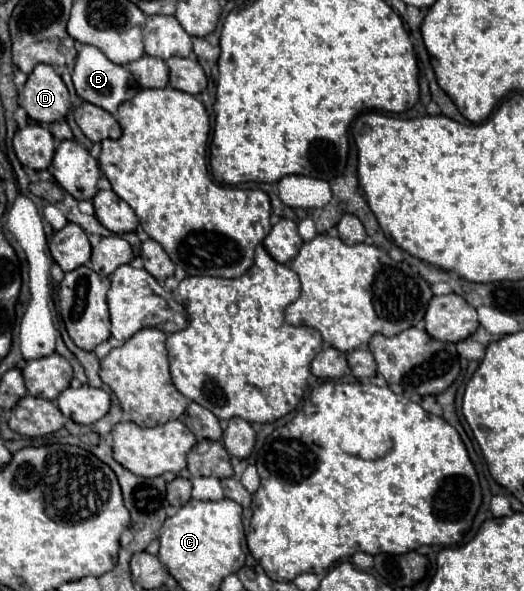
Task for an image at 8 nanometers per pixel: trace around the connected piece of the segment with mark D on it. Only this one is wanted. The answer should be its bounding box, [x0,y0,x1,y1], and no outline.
[19,64,71,124]

